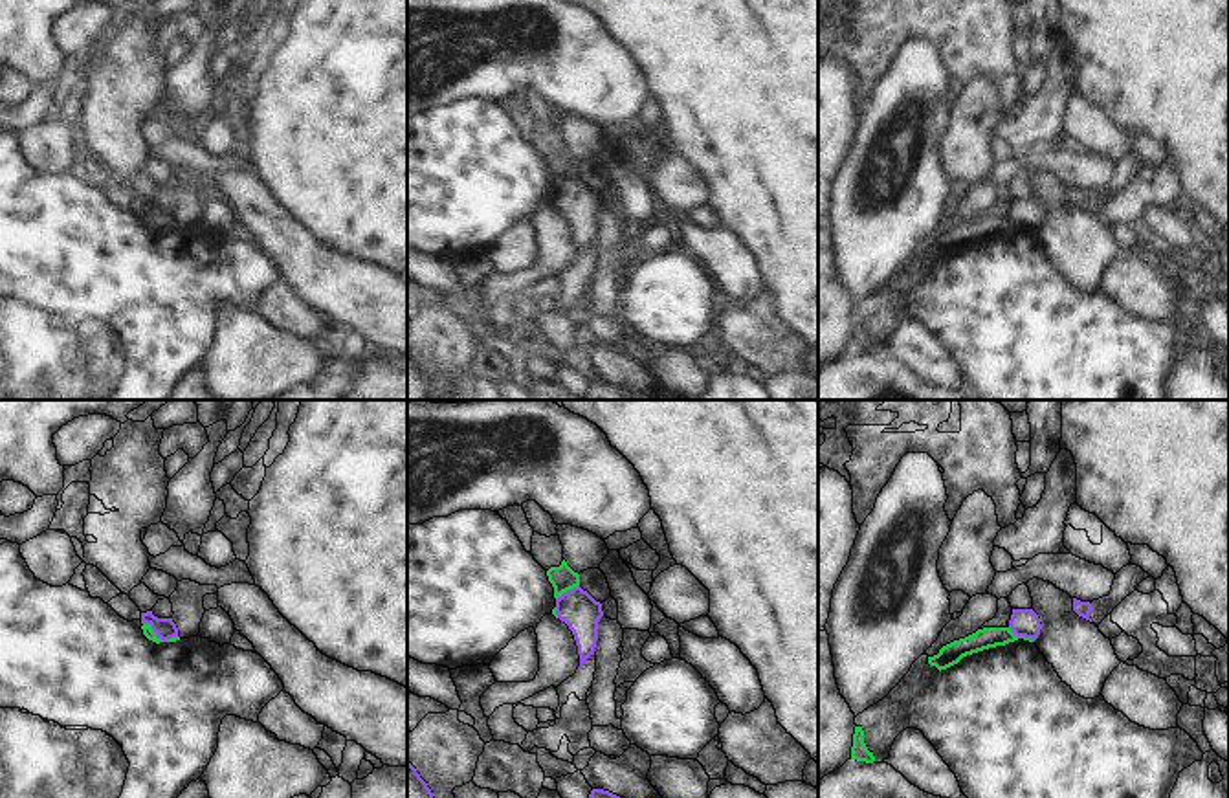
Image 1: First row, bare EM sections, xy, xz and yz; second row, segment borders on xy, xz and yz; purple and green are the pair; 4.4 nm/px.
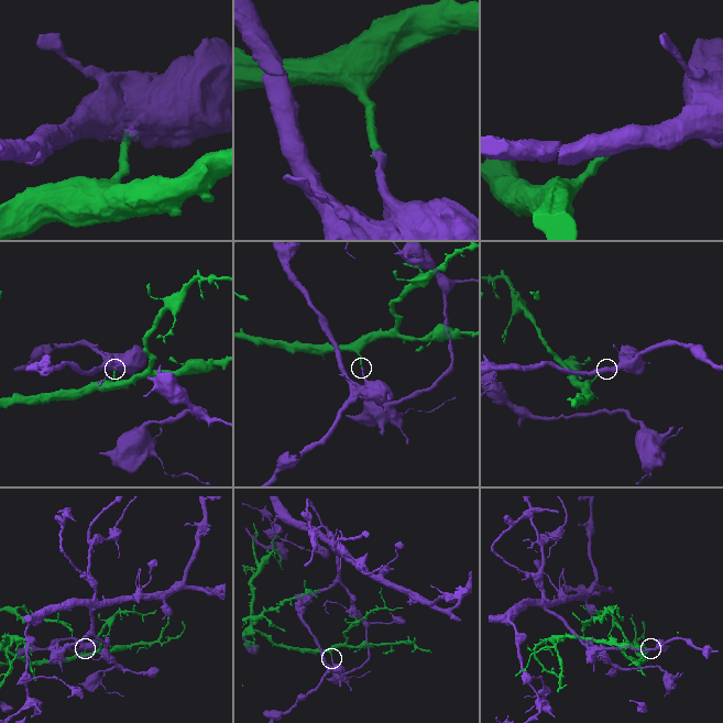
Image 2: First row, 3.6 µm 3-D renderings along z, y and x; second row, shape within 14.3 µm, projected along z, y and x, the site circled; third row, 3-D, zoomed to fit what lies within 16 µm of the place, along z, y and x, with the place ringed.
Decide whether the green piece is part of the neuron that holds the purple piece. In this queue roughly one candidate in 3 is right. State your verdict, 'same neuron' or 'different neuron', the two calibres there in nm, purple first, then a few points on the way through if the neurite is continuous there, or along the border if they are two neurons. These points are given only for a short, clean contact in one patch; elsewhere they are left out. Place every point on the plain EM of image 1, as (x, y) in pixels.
different neuron | 90/50 nm | along xy (143, 211), (164, 230), (177, 226)

